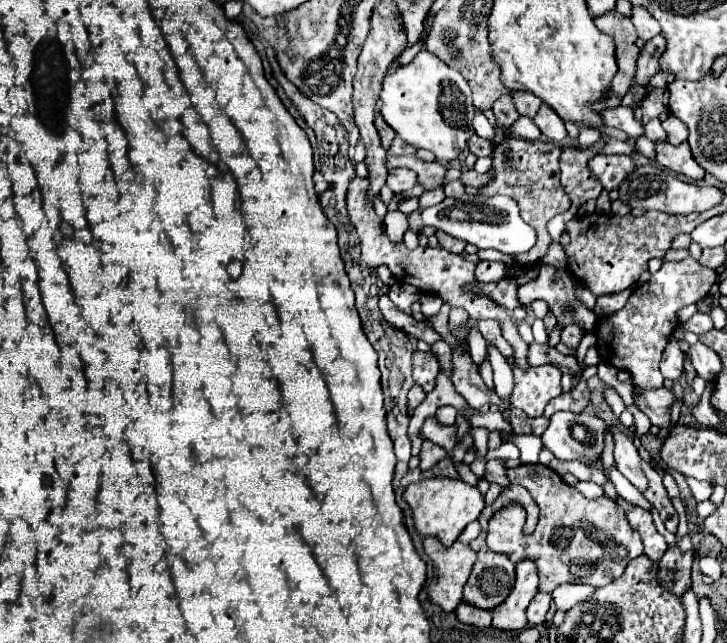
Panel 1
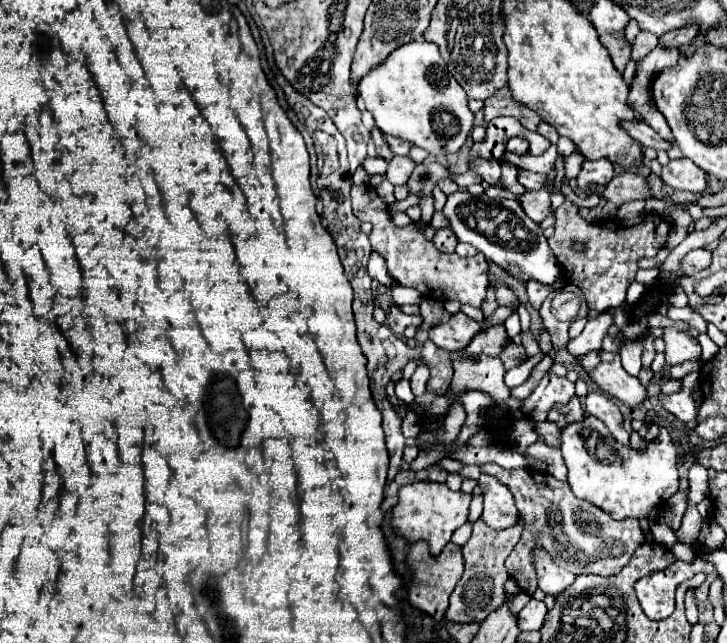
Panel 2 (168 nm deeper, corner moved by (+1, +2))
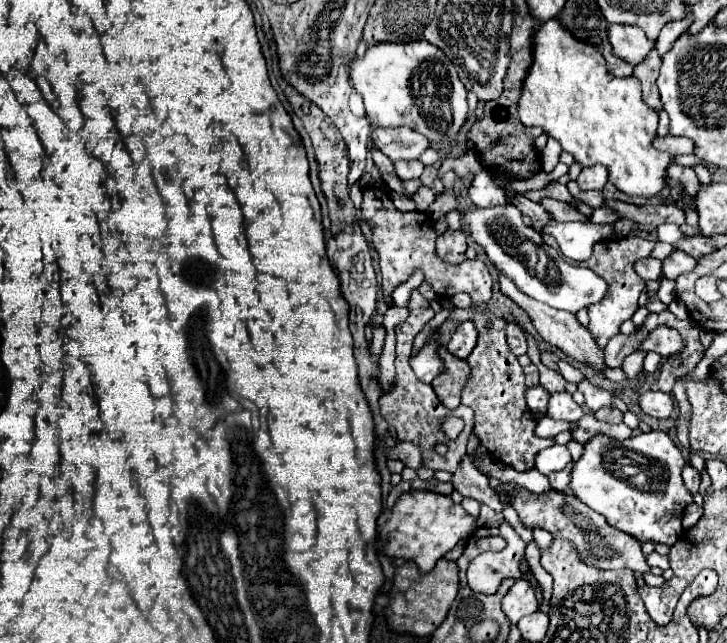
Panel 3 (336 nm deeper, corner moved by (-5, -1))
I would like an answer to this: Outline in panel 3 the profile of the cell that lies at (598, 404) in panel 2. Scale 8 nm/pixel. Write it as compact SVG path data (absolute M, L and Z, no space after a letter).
M583 381L583 383L579 385L579 391L585 395L585 405L587 405L587 409L589 409L591 413L599 411L601 407L613 407L613 399L615 399L615 397L613 397L609 391L591 385L589 381Z

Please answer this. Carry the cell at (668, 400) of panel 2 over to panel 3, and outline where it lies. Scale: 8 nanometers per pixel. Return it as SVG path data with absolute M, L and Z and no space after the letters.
M647 391L645 395L641 395L639 405L643 413L659 419L667 419L673 413L673 397L661 391Z

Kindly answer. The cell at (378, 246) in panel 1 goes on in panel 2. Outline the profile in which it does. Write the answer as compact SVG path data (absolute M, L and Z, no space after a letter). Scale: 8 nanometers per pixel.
M353 186L351 188L351 200L353 200L353 214L359 220L367 220L373 224L373 230L369 234L373 250L377 250L389 268L389 274L401 284L419 290L429 300L457 300L463 304L471 304L475 308L481 308L485 302L485 294L489 288L487 280L487 262L485 256L475 254L473 258L461 258L457 254L443 254L439 252L433 242L429 242L423 232L409 224L405 228L399 228L391 222L389 206L377 196L373 186Z

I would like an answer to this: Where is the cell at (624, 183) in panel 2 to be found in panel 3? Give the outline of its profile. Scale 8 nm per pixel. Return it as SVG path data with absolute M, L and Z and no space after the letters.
M569 181L567 183L567 187L569 187L569 191L571 191L571 195L573 197L579 197L583 203L587 203L589 207L593 207L593 209L597 209L597 207L601 207L603 205L603 193L601 191L577 191L577 183L575 181Z

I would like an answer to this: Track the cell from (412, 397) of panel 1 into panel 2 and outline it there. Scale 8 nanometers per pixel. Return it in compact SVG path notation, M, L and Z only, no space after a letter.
M419 362L417 370L415 370L413 376L411 376L411 390L413 390L415 396L421 396L421 394L425 392L427 378L429 378L429 368L427 368L423 362Z

